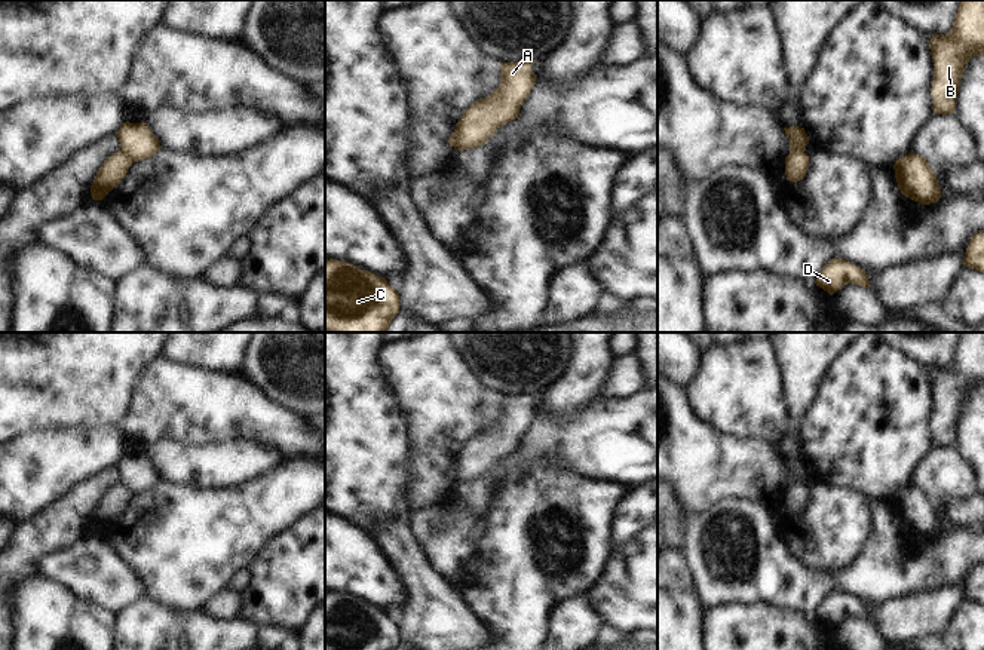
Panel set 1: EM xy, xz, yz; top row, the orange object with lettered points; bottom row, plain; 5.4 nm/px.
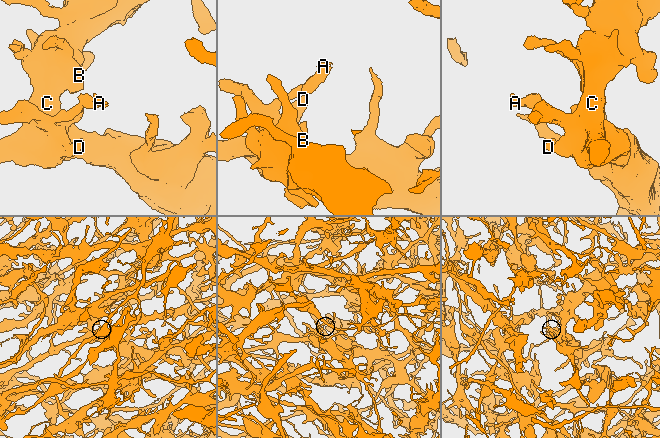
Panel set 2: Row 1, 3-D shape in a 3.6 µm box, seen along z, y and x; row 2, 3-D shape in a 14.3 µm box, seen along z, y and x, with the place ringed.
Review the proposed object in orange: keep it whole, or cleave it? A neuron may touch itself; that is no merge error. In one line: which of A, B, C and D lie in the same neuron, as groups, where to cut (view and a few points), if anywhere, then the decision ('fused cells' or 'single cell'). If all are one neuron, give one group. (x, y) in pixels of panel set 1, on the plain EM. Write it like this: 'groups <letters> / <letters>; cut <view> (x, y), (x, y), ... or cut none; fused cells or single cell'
groups A / B C D; cut yz (803, 484), (790, 486); fused cells

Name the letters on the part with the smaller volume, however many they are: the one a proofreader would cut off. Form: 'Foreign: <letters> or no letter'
Foreign: A

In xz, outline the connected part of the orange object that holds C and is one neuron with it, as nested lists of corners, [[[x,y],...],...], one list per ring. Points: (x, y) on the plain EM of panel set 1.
[[[325,592],[325,650],[395,650],[399,638],[399,626],[386,610]]]

